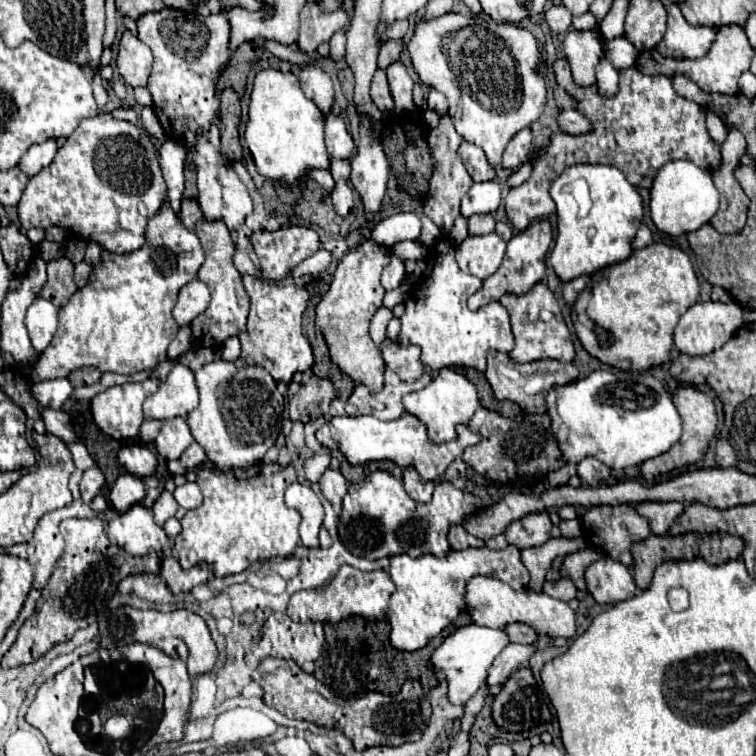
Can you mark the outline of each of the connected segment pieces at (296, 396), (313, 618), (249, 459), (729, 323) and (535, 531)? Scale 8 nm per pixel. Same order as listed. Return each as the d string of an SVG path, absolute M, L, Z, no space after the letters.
M305 370L295 372L287 396L291 420L309 422L329 410L329 402L335 398L335 388L331 380L317 378L311 370Z
M343 566L339 574L323 588L301 590L293 594L287 606L287 614L293 622L339 622L349 616L361 616L365 620L383 620L393 590L395 584L385 570L361 572L353 566Z
M215 360L205 364L201 370L195 372L197 388L199 388L199 406L189 412L187 424L191 428L191 434L197 444L203 446L207 452L207 458L219 468L219 470L233 470L233 468L247 468L251 464L261 462L265 452L275 444L279 432L281 432L281 416L283 416L283 396L277 394L277 382L263 370L263 368L251 368L237 370L235 364L229 364L225 360Z
M697 302L693 304L675 326L675 348L681 354L689 356L705 356L717 348L721 348L729 336L743 324L743 308L737 302Z
M537 512L511 522L505 530L505 536L509 544L523 550L523 548L545 544L551 538L549 532L551 532L551 520L547 512Z

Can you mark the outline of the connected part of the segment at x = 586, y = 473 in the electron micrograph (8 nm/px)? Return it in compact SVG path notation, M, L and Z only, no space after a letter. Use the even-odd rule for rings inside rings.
M587 456L577 466L577 476L585 486L599 486L609 478L609 468L593 456Z

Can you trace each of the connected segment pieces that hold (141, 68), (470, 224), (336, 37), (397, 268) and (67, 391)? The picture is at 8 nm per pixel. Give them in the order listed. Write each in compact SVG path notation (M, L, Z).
M125 32L119 42L119 54L117 54L117 68L119 74L125 78L125 82L131 84L133 88L147 86L151 64L153 54L149 46L141 44L141 40L131 32Z
M477 214L471 216L467 220L467 230L469 236L483 236L483 234L491 234L495 230L495 220L491 214Z
M337 30L337 32L331 36L329 44L331 44L331 58L333 58L335 62L341 60L341 58L345 56L345 30Z
M391 256L391 264L385 268L381 284L383 284L385 290L393 290L401 284L403 276L405 276L405 262L399 260L397 256Z
M67 378L31 384L31 394L37 400L37 404L53 410L61 410L61 406L71 398L71 392L73 392L73 386Z

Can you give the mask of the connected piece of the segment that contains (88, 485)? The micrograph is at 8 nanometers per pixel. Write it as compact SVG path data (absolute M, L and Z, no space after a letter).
M93 466L93 468L87 468L83 472L83 478L79 482L79 490L81 490L81 498L85 504L91 504L93 496L97 496L101 492L101 486L105 484L105 478L103 478L103 472Z

